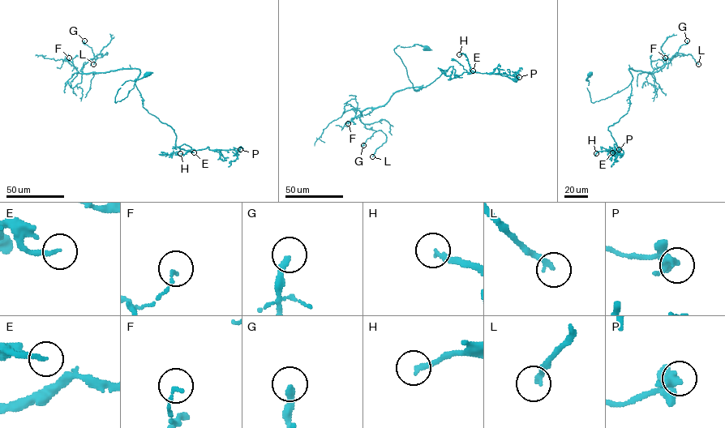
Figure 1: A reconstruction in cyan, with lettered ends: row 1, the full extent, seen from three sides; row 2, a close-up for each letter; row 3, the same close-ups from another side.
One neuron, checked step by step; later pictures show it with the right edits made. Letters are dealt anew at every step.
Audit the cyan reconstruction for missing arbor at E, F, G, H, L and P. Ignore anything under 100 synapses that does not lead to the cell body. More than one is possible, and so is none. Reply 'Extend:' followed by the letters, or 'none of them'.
Extend: E, H

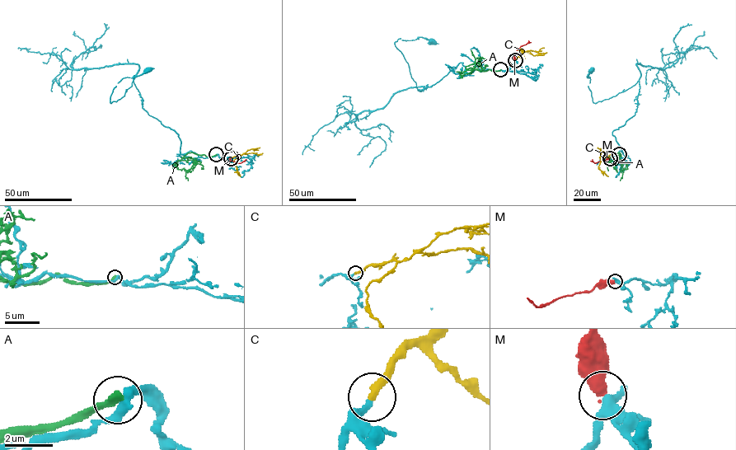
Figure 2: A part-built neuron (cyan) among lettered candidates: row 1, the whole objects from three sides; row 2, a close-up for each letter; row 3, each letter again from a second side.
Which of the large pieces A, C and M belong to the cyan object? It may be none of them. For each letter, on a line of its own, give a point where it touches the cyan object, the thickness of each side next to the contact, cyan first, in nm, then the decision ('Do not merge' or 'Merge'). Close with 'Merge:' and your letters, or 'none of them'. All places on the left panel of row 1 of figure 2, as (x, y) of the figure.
A: Touches cyan at (216, 154). Thickness 320 nm (cyan) against 320 nm. Do not merge
C: Touches cyan at (232, 157). Thickness 240 nm (cyan) against 320 nm. Merge
M: Touches cyan at (231, 158). Thickness 360 nm (cyan) against 480 nm. Do not merge
Merge: C

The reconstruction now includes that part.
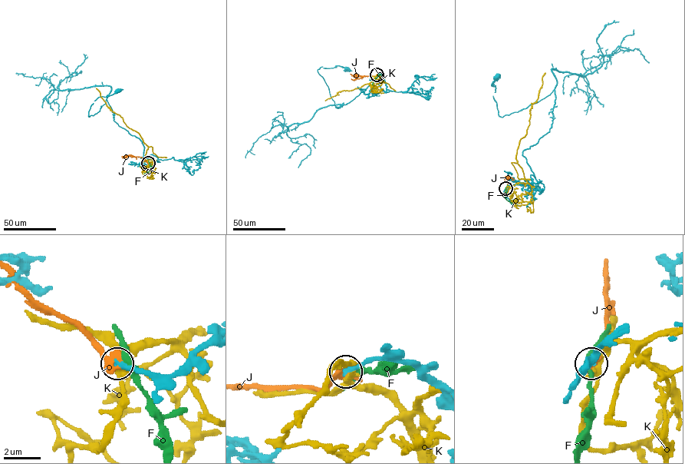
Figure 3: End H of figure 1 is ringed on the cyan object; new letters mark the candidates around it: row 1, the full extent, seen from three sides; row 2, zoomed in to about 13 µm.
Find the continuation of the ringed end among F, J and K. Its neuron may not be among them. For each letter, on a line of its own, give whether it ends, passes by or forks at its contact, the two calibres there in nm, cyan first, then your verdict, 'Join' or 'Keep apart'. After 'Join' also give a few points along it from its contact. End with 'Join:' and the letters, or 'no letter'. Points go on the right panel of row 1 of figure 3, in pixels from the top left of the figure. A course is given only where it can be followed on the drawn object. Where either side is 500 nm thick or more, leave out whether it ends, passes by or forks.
F: It passes by. Thickness 320 nm (cyan) against 340 nm. Keep apart
J: Thickness 260 nm (cyan) against 600 nm. Join. Its course: (505, 188), (508, 176), (504, 178)
K: It passes by. Thickness 260 nm (cyan) against 280 nm. Keep apart
Join: J

